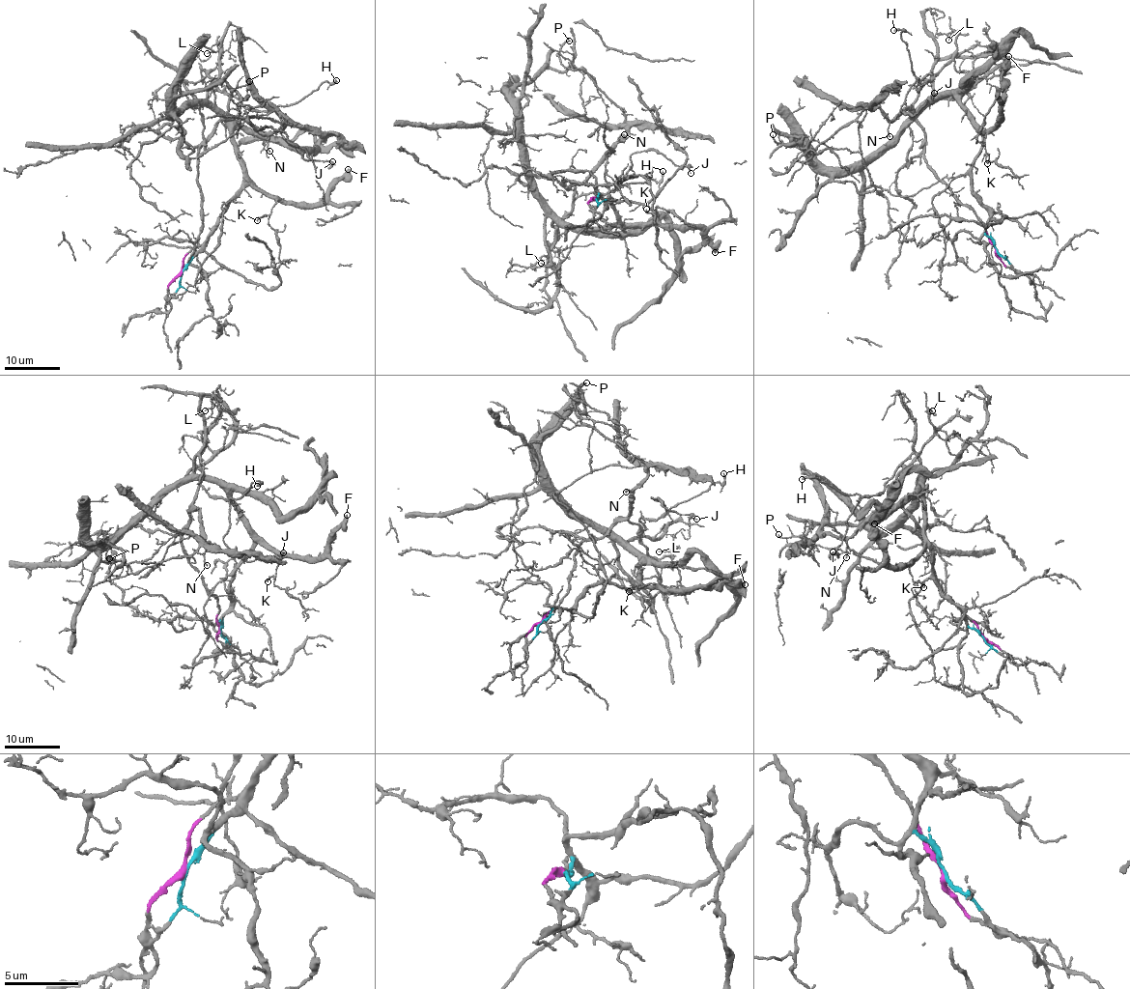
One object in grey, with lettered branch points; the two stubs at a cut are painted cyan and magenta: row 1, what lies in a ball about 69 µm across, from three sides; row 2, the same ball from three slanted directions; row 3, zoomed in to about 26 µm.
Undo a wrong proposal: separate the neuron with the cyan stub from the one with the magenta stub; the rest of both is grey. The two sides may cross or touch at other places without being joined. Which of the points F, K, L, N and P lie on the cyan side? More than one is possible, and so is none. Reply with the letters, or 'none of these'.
F, K

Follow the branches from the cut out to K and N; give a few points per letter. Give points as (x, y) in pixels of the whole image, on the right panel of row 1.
K: (996, 249), (985, 231), (989, 215), (972, 183), (973, 162), (986, 129), (986, 163)
N: (996, 249), (982, 223), (926, 163), (925, 134), (911, 109), (889, 123), (889, 136)

